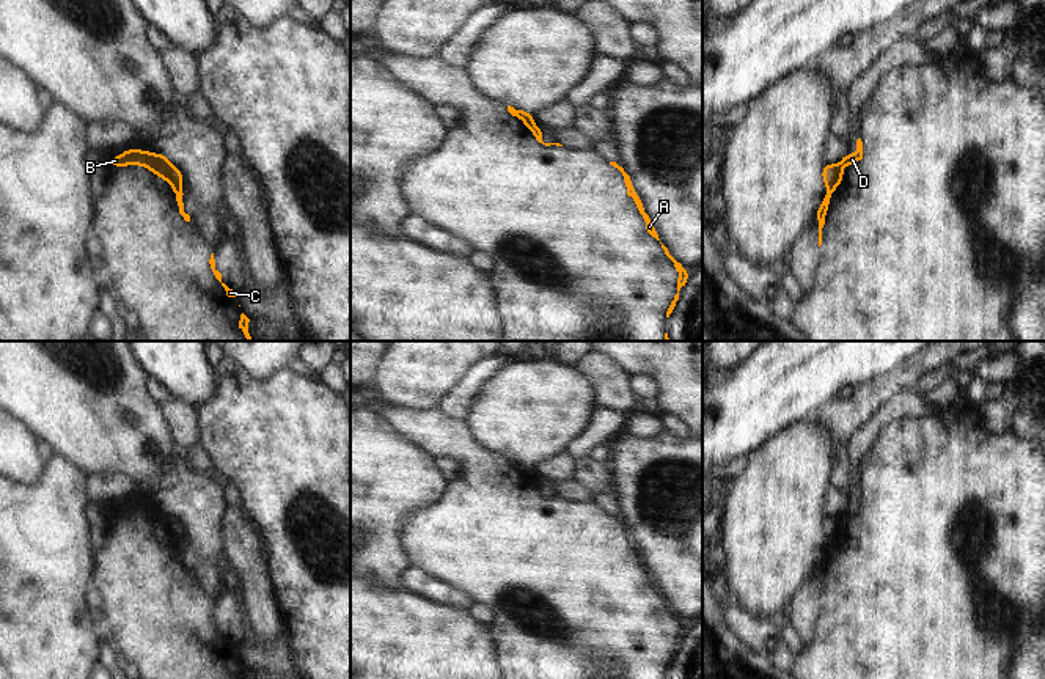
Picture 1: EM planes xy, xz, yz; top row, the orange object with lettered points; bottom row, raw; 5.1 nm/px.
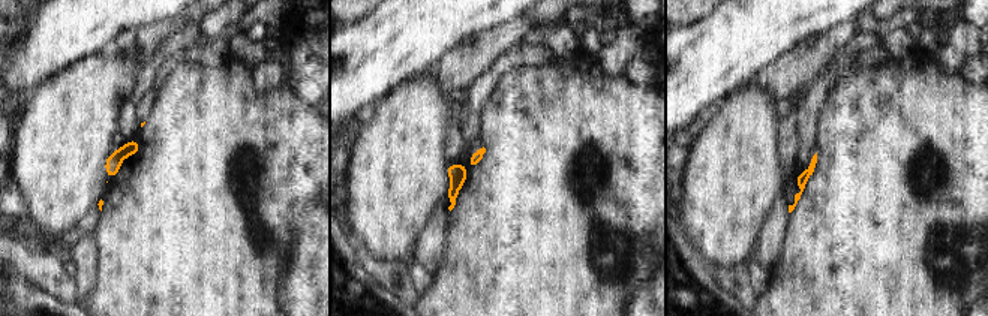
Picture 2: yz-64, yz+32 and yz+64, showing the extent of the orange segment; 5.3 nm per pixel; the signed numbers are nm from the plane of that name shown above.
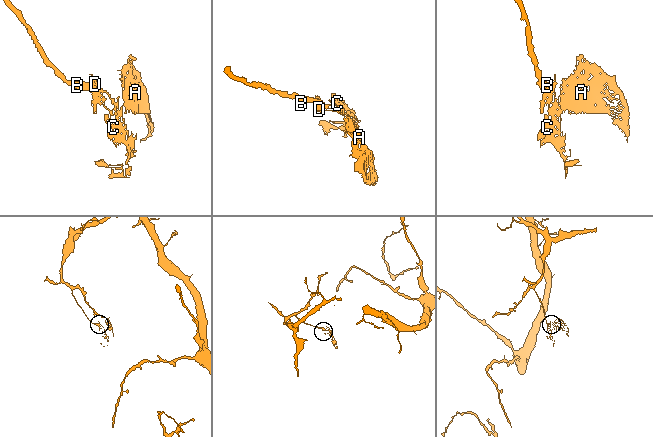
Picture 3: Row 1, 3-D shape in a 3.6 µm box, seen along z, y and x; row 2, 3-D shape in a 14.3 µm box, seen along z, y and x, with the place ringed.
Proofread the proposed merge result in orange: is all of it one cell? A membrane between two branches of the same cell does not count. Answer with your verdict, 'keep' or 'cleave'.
cleave

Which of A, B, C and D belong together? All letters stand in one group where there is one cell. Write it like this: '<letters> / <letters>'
A C D / B

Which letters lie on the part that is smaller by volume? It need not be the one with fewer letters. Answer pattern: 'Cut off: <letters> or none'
Cut off: A, C, D.

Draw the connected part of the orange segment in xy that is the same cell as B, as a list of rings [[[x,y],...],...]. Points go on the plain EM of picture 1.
[[[129,500],[126,505],[108,511],[110,519],[141,517],[151,522],[157,530],[163,530],[167,534],[184,534],[184,527],[168,512],[160,511],[157,506]]]

